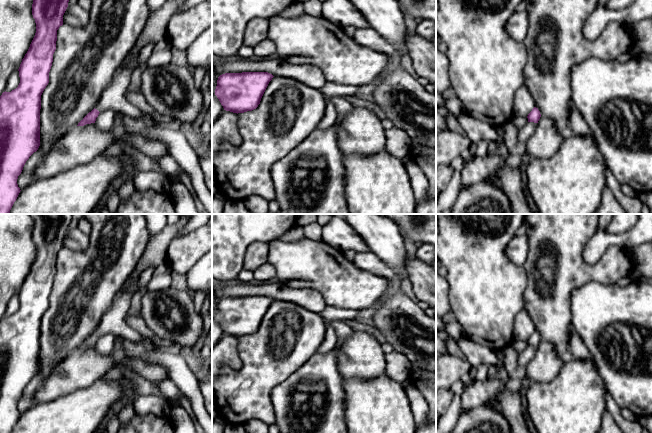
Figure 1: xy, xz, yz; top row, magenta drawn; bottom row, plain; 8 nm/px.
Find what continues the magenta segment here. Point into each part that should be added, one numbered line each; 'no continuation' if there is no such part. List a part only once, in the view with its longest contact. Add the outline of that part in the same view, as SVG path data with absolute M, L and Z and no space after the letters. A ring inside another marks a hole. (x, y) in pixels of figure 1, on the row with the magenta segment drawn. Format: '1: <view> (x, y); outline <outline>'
1: xy (114, 96); outline M139 54L124 61L124 70L116 73L112 82L102 93L95 109L99 112L111 109L116 112L123 112L131 117L138 118L142 112L130 103L126 98L126 91L131 84L131 75L134 69L139 65Z

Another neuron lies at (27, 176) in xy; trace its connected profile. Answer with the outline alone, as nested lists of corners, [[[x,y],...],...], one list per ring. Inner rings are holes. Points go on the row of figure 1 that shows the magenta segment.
[[[37,150],[26,161],[21,174],[18,176],[17,184],[20,190],[27,187],[36,178],[34,176],[36,166],[42,161],[43,154]]]

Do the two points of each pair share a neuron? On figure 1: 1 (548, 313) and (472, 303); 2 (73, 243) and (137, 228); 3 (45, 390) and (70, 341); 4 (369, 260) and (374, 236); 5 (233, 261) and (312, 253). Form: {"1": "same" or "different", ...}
{"1": "different", "2": "different", "3": "different", "4": "different", "5": "different"}

